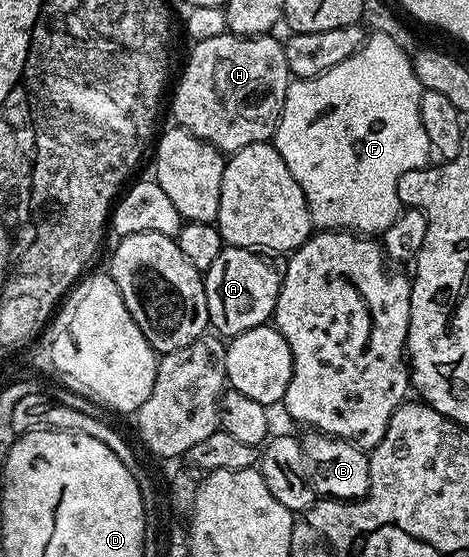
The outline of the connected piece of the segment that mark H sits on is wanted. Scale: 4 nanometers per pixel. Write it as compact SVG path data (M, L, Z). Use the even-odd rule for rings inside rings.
M225 33L222 35L210 37L207 40L200 40L193 44L190 56L186 59L186 72L182 75L182 80L178 83L178 88L174 91L174 119L173 122L177 126L183 127L185 131L191 131L196 137L200 137L204 142L211 143L217 151L223 153L233 153L244 149L248 145L256 145L257 143L265 143L273 140L274 131L278 127L278 122L282 116L284 109L284 101L286 100L286 91L290 88L292 76L288 69L288 57L286 56L286 48L283 40L274 39L273 34L259 35L257 37L247 37L245 35L232 35Z

